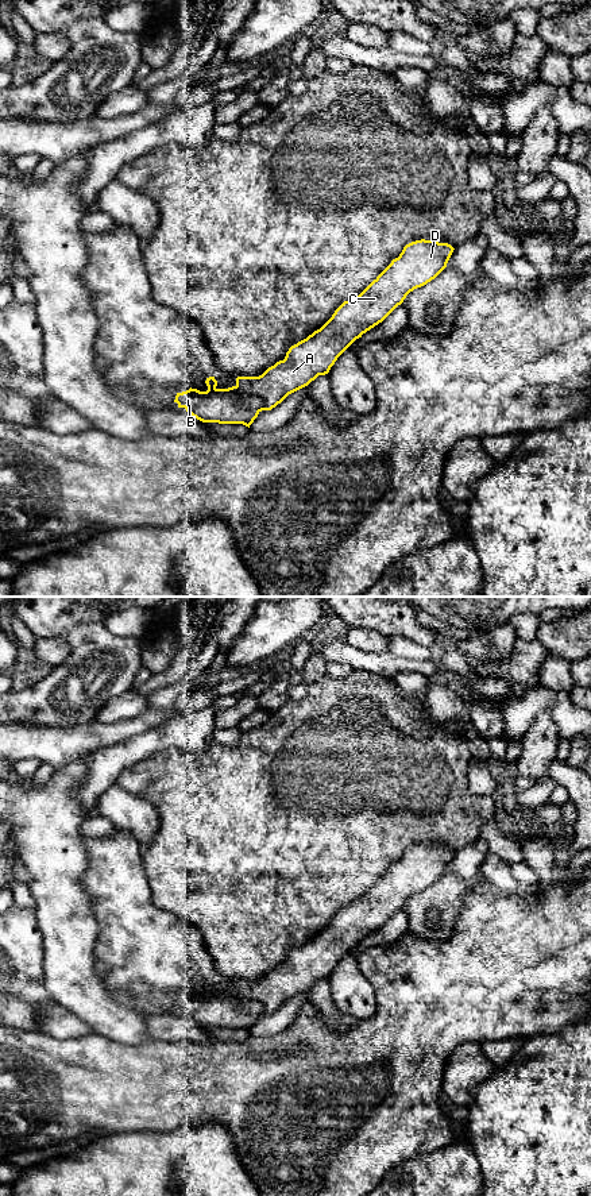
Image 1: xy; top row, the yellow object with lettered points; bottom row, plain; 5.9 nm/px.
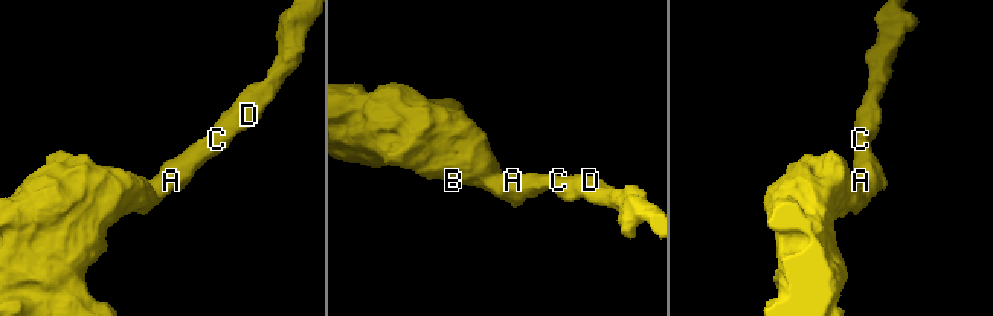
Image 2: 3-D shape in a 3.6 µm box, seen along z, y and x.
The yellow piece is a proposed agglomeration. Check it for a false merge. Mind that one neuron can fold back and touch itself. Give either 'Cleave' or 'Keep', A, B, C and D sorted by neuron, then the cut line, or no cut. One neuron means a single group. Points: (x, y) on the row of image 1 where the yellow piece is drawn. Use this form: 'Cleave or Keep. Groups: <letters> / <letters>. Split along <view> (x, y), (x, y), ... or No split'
Keep. Groups: A B C D. No split

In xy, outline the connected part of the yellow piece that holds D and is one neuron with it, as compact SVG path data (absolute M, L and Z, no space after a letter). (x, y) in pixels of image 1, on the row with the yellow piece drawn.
M416 240L406 244L398 258L359 294L344 301L332 317L306 339L291 346L283 360L269 367L259 377L237 377L236 385L217 389L215 377L206 378L206 391L189 389L177 393L174 402L202 423L243 424L250 428L262 410L271 410L289 394L308 386L318 375L329 373L337 358L363 333L382 323L406 296L434 279L445 267L453 252L448 243Z

